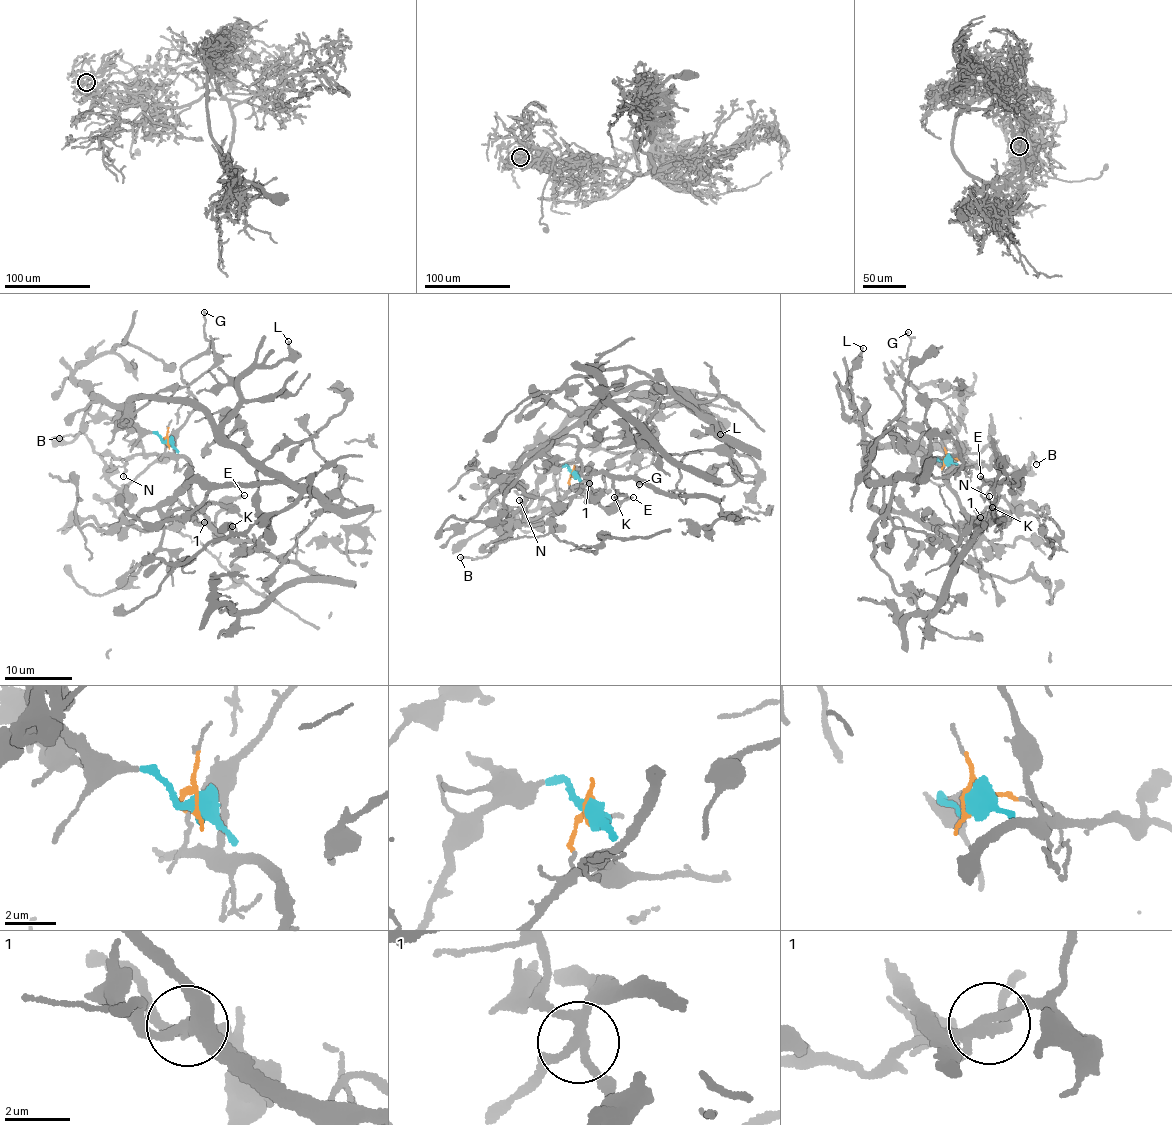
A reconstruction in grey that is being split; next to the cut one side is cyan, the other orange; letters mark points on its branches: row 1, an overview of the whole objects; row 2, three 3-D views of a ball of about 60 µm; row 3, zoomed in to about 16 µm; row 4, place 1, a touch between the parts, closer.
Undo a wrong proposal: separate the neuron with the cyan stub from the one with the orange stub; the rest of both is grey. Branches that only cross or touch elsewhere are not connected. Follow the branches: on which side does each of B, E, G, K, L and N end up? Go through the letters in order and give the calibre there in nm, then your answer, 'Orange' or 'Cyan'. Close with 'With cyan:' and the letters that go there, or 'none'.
B: Thickness 110 nm. Orange
E: Thickness 200 nm. Cyan
G: Thickness 150 nm. Orange
K: Thickness 100 nm. Orange
L: Thickness 150 nm. Cyan
N: Thickness 140 nm. Orange
With cyan: E, L

